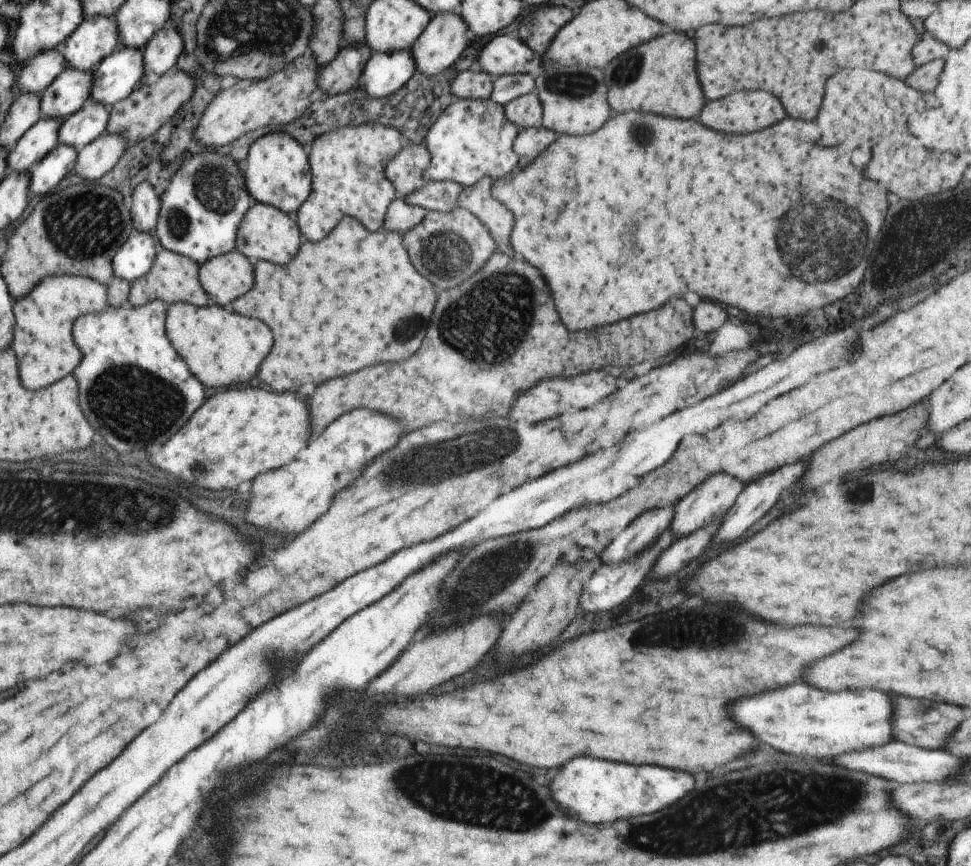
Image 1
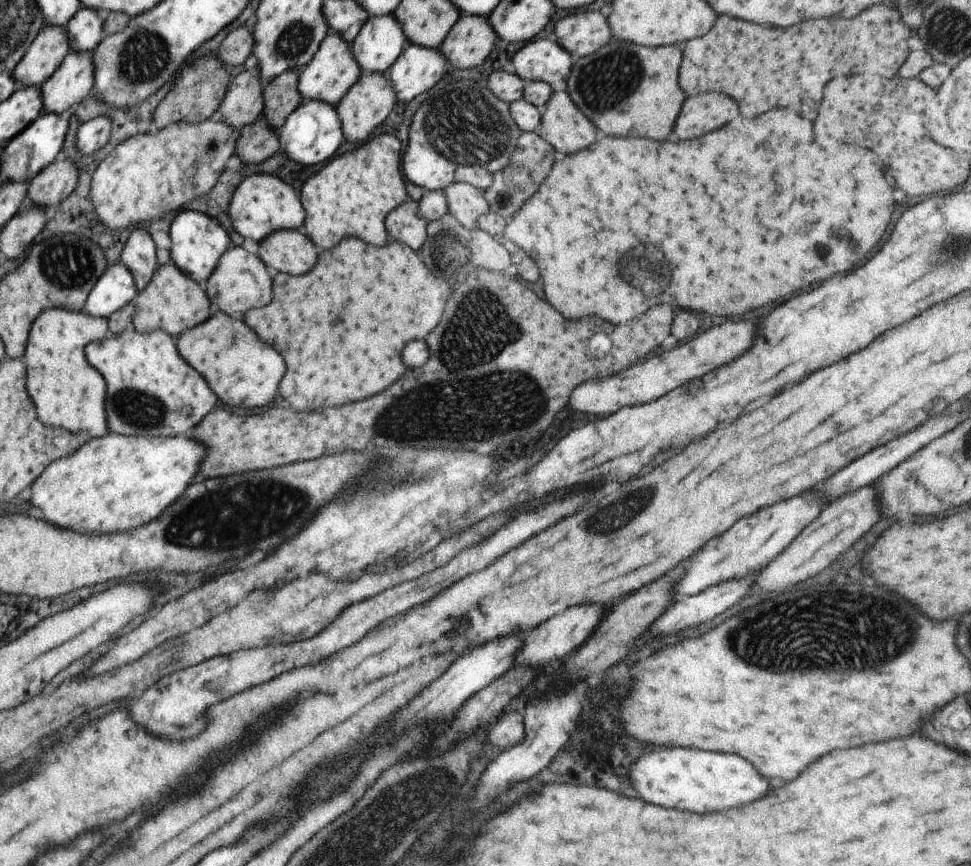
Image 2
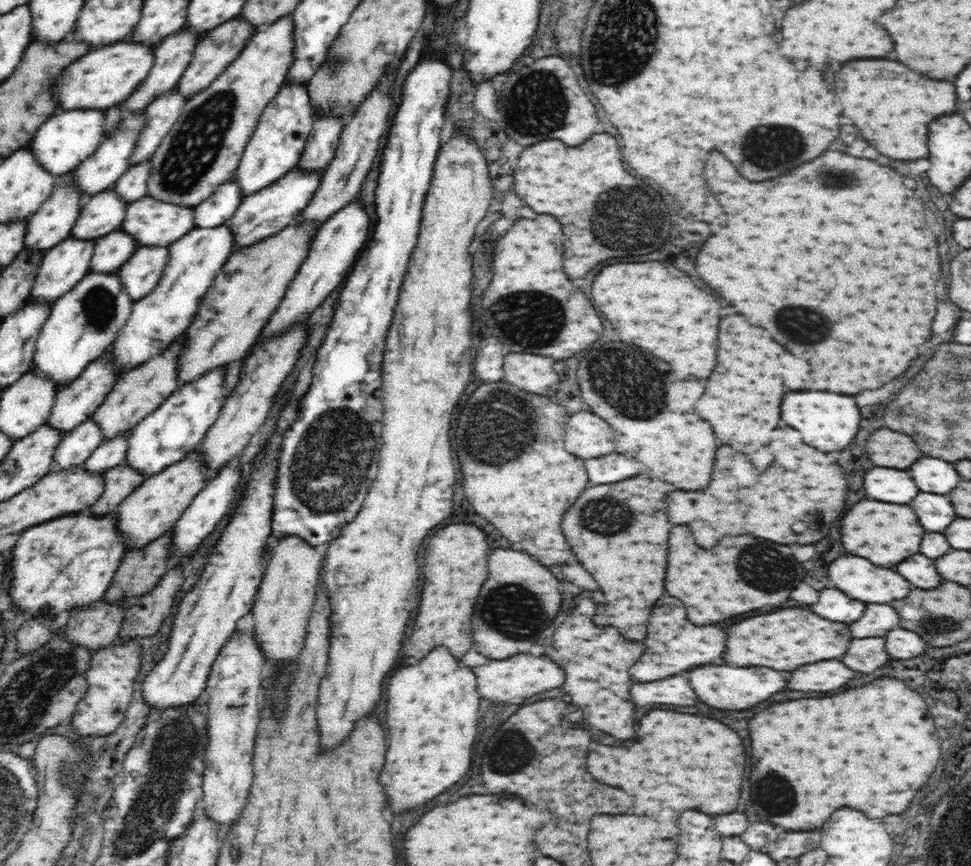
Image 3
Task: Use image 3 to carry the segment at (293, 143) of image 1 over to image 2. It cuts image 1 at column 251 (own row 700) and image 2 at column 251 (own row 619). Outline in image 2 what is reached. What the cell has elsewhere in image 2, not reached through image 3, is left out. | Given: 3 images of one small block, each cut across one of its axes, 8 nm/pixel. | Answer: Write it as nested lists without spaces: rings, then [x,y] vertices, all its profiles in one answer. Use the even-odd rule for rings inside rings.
[[[252,173],[233,192],[228,214],[234,230],[240,236],[259,243],[270,232],[298,230],[303,226],[305,210],[299,197],[294,188],[276,174]]]

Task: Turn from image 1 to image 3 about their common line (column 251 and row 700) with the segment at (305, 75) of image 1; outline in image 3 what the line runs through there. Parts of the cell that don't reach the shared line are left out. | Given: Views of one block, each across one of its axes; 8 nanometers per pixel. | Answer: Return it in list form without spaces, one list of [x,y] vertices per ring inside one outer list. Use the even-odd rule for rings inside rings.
[[[132,640],[124,644],[112,644],[94,651],[87,670],[88,692],[72,714],[72,727],[80,736],[104,736],[114,732],[126,718],[126,710],[132,702],[134,678],[140,672],[142,649]]]

